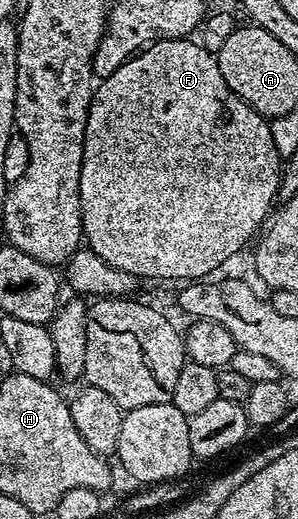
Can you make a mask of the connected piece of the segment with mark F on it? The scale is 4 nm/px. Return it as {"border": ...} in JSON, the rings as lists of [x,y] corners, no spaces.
{"border":[[[194,39],[157,41],[148,44],[142,52],[126,60],[117,70],[113,70],[109,78],[98,81],[91,105],[87,107],[79,197],[83,215],[83,240],[86,247],[101,257],[110,268],[116,268],[118,272],[128,277],[144,276],[147,280],[202,281],[210,277],[207,276],[210,272],[217,271],[230,256],[237,255],[247,243],[250,245],[256,239],[257,233],[272,215],[271,203],[274,202],[275,196],[277,200],[280,192],[281,159],[277,147],[273,144],[270,123],[227,85],[219,69],[216,53],[205,50],[203,45]]]}

